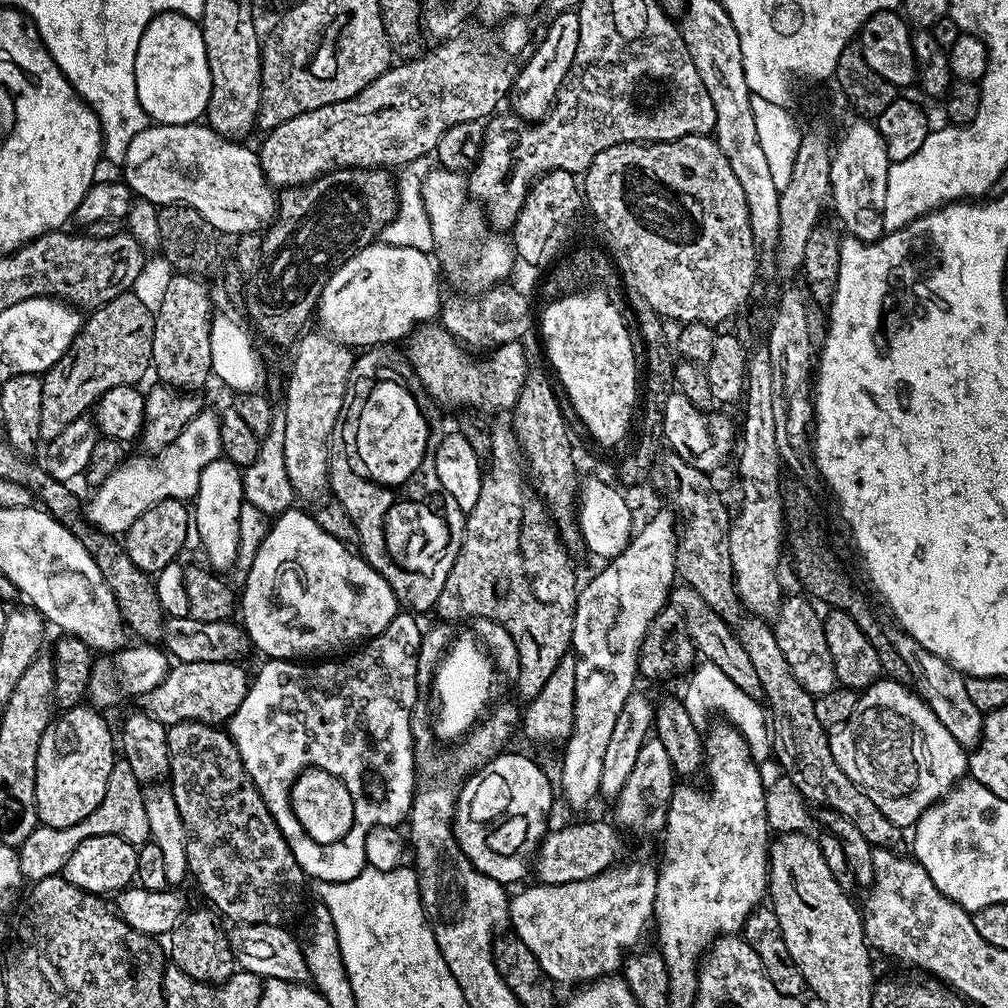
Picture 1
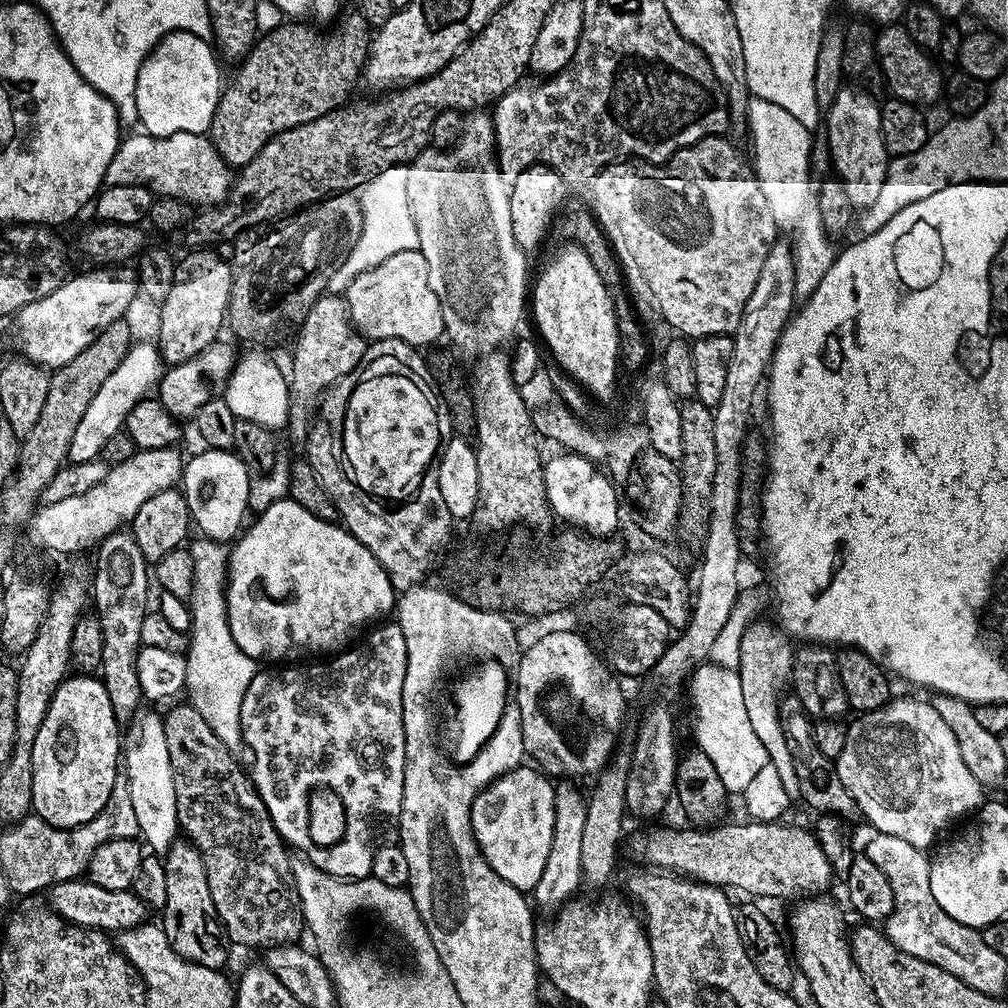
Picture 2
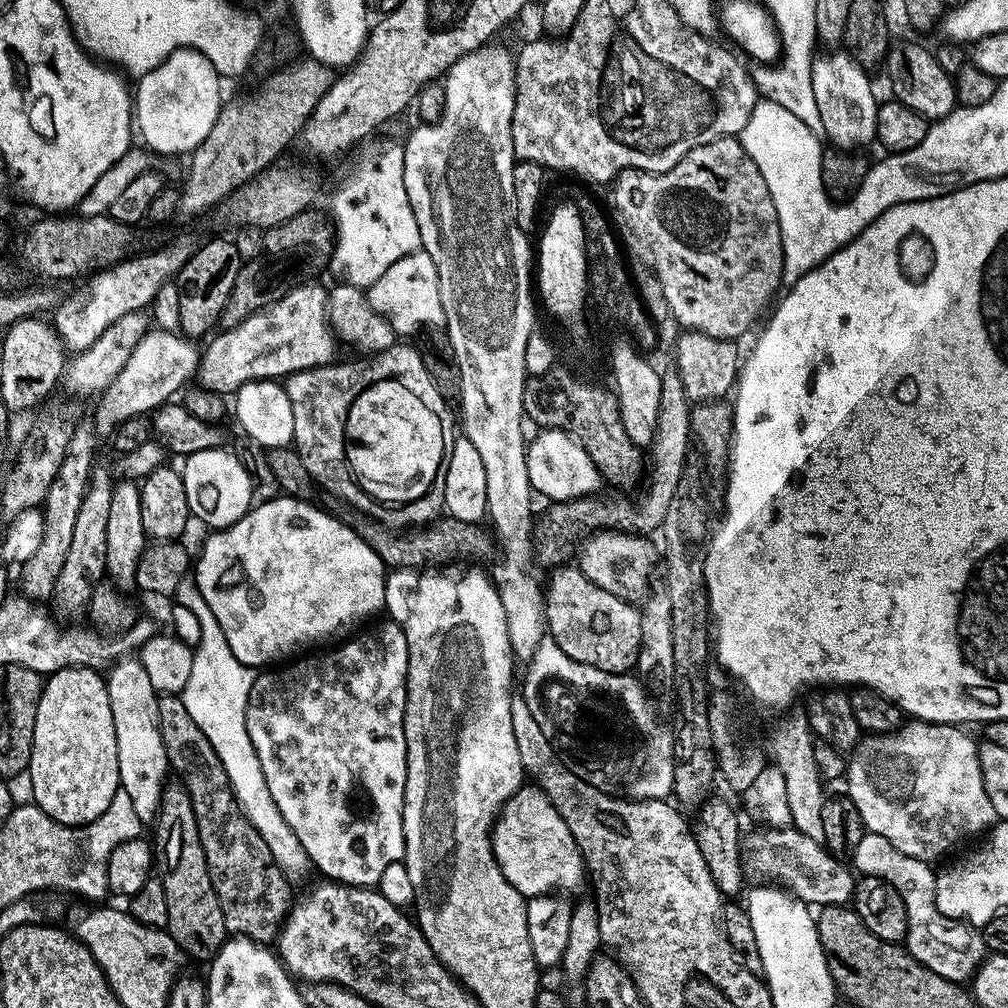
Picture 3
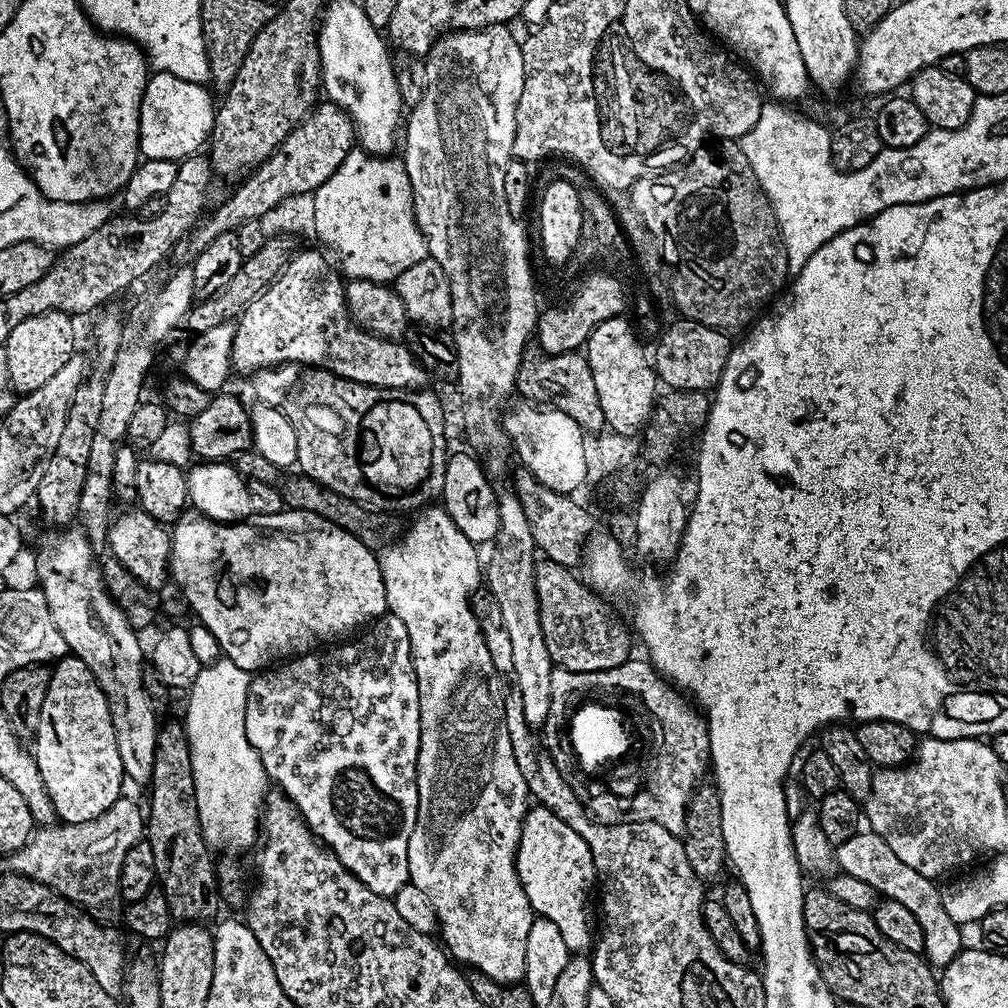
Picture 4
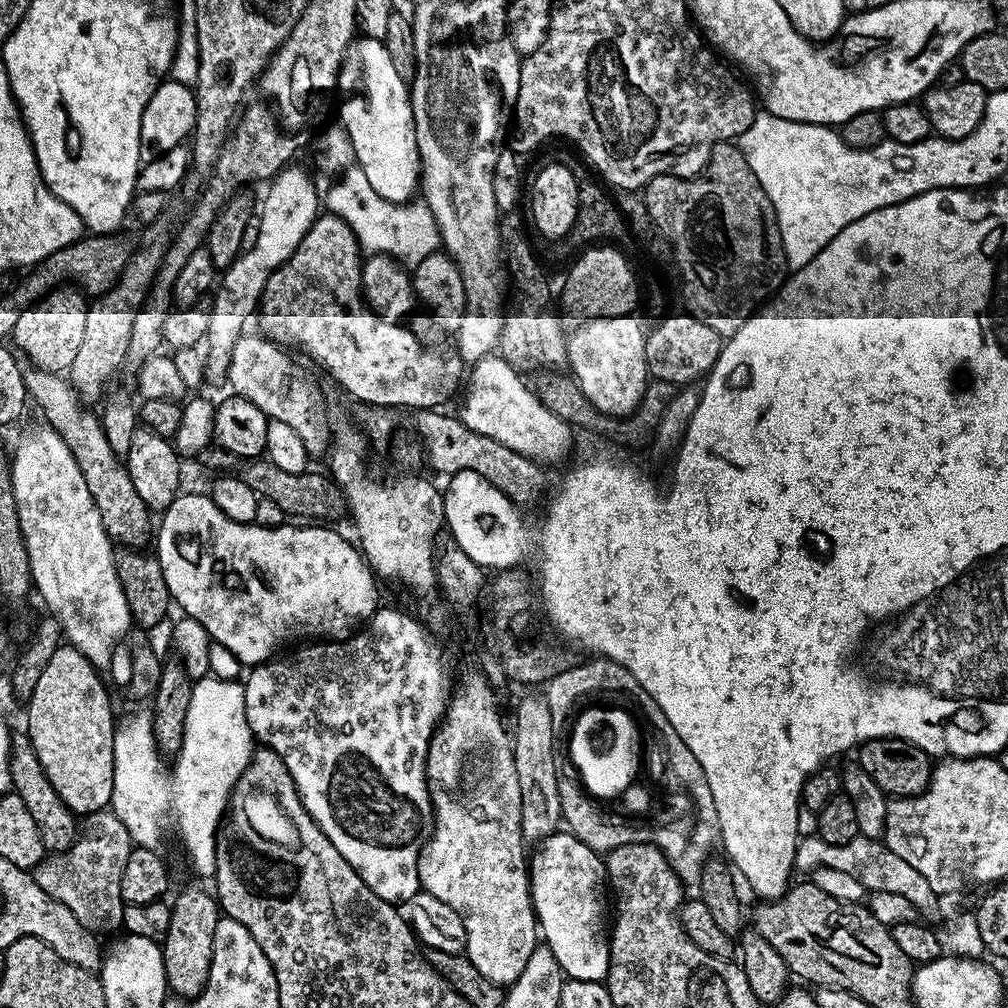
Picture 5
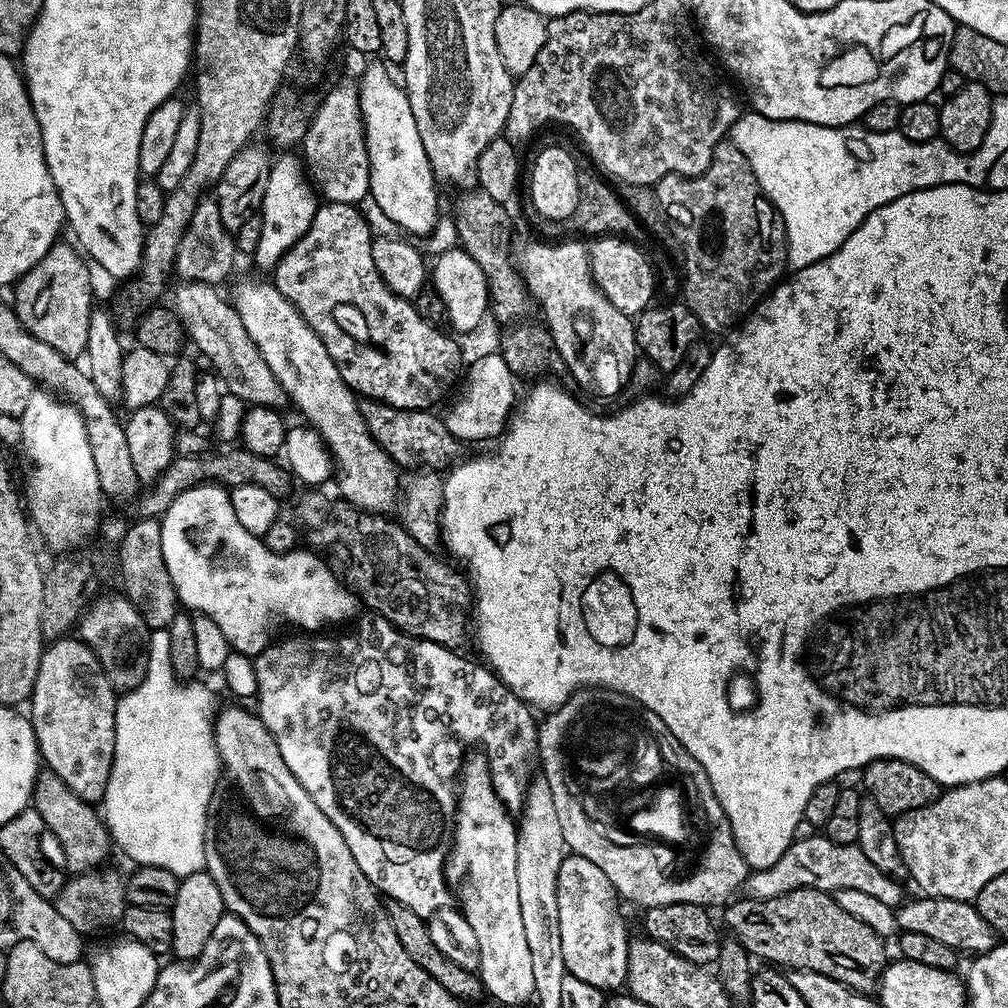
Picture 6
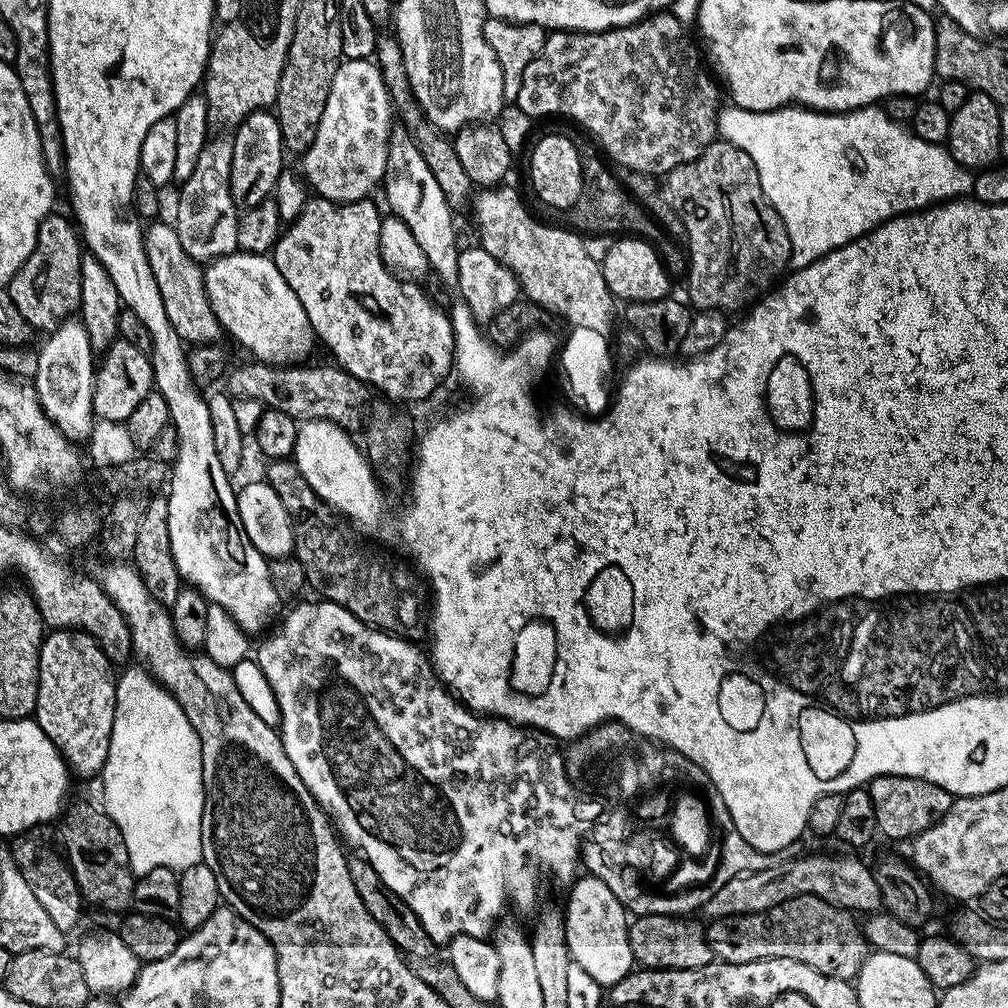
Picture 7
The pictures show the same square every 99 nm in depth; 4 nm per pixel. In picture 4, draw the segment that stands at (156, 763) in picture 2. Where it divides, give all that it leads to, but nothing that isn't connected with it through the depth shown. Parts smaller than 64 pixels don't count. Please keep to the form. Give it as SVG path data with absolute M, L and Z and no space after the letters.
M76 526L61 532L64 533L56 541L46 541L36 556L38 587L54 614L58 630L62 630L62 638L66 638L69 653L86 662L104 692L125 777L131 783L133 780L136 784L147 785L154 766L158 712L148 696L144 678L145 649L144 652L140 649L137 629L108 592L100 564L92 557L94 549L87 536Z

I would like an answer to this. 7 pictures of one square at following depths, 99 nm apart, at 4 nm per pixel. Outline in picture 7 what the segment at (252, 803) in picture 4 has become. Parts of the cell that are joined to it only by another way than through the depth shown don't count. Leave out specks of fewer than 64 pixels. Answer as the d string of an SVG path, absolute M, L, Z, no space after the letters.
M140 666L130 667L125 667L125 672L121 676L119 673L116 680L116 713L110 734L110 754L102 773L102 807L118 830L122 830L122 842L126 842L130 866L137 877L142 877L155 868L183 870L203 861L204 779L200 739L182 706L151 672Z

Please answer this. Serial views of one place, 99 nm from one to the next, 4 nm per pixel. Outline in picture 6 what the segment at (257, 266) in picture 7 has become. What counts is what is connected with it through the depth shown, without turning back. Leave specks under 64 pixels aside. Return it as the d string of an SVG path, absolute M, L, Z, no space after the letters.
M248 280L236 288L236 313L254 338L254 346L266 358L266 366L278 378L285 397L296 403L307 423L330 450L334 472L340 475L339 495L364 512L388 514L397 507L402 491L402 472L386 450L371 436L360 413L360 405L351 388L345 384L334 358L322 346L322 338L304 321L298 311L277 289L275 283Z

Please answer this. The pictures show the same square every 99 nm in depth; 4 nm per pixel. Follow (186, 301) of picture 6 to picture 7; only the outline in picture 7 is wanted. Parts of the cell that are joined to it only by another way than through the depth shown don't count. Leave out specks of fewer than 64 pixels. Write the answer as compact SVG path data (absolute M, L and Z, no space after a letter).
M152 222L144 233L144 249L154 270L154 282L158 282L158 291L162 294L162 306L166 306L166 315L174 330L178 330L181 340L195 346L205 342L216 342L221 339L222 327L208 301L204 285L204 268L182 250L178 234L171 223Z

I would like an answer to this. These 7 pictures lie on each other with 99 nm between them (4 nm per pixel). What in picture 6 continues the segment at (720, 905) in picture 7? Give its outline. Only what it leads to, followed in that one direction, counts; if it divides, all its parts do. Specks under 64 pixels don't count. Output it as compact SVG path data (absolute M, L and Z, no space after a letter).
M808 834L803 838L793 840L792 845L769 868L757 868L749 875L746 883L747 895L751 899L769 900L778 898L790 890L799 888L817 888L823 892L835 893L840 890L865 891L873 898L891 898L900 892L900 880L887 876L856 844L836 844L823 834Z

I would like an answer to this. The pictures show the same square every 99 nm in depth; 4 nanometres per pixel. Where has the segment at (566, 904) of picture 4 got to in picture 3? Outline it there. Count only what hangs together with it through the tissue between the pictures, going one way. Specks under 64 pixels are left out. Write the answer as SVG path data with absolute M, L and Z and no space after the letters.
M522 786L504 803L504 809L492 826L492 849L506 882L510 882L510 886L514 886L514 890L526 898L543 896L556 889L569 894L586 880L586 865L580 847L574 842L574 834L570 834L566 822L562 822L550 798L546 798L544 791L535 786Z

